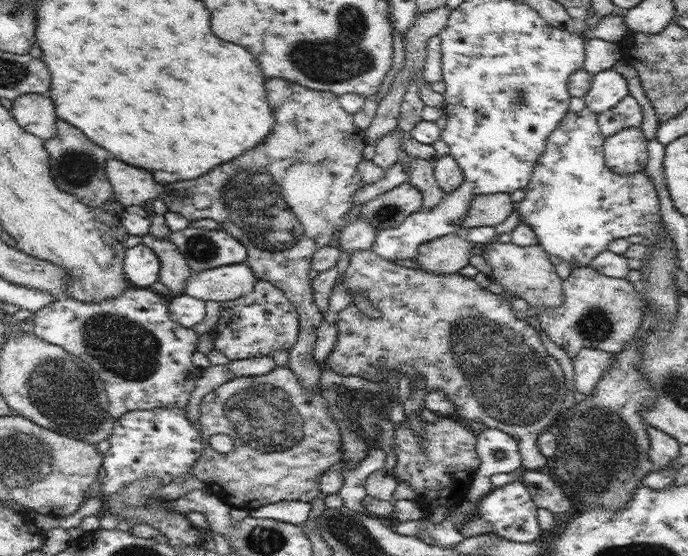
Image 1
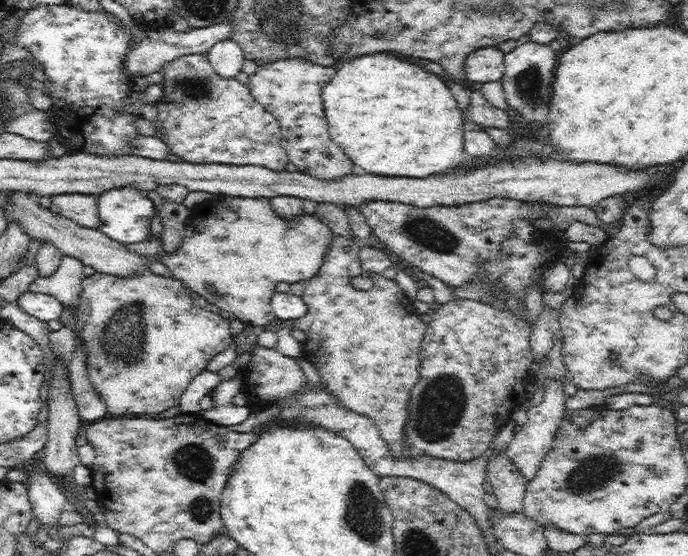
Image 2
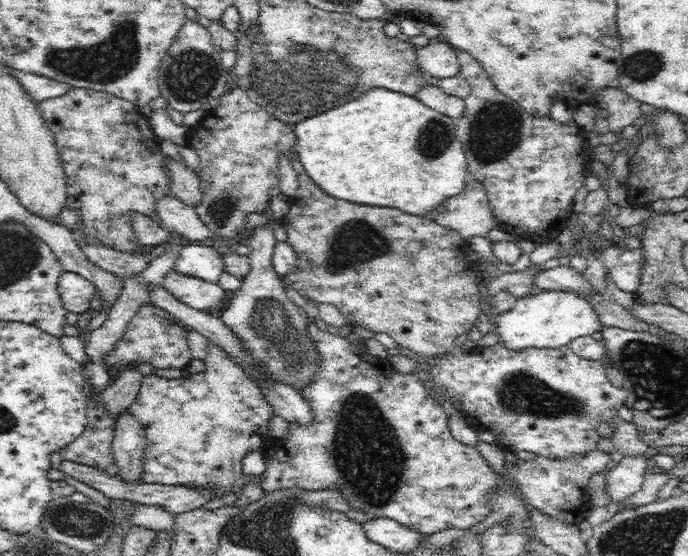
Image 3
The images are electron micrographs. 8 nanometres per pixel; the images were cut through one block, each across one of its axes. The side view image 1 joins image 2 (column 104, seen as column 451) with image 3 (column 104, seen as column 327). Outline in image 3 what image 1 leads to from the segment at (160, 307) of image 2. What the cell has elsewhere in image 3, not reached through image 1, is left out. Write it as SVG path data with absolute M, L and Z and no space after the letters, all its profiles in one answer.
M142 304L132 318L124 336L104 356L103 365L109 371L118 372L124 366L136 363L151 363L155 368L180 368L184 370L192 360L186 338L187 329L171 317L169 312L152 304Z

